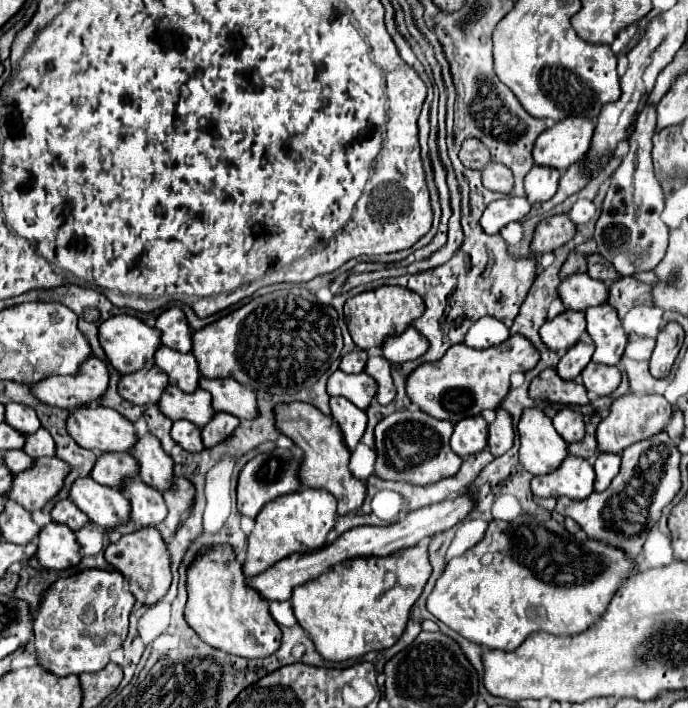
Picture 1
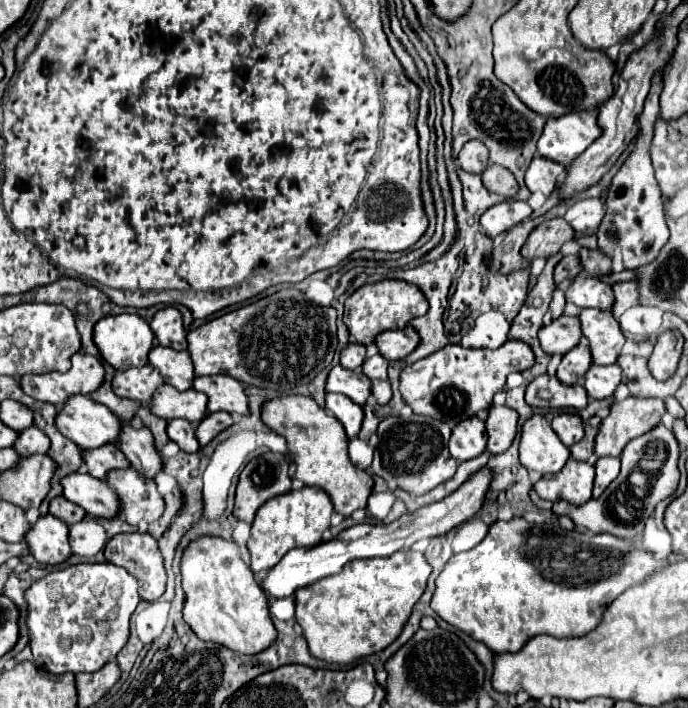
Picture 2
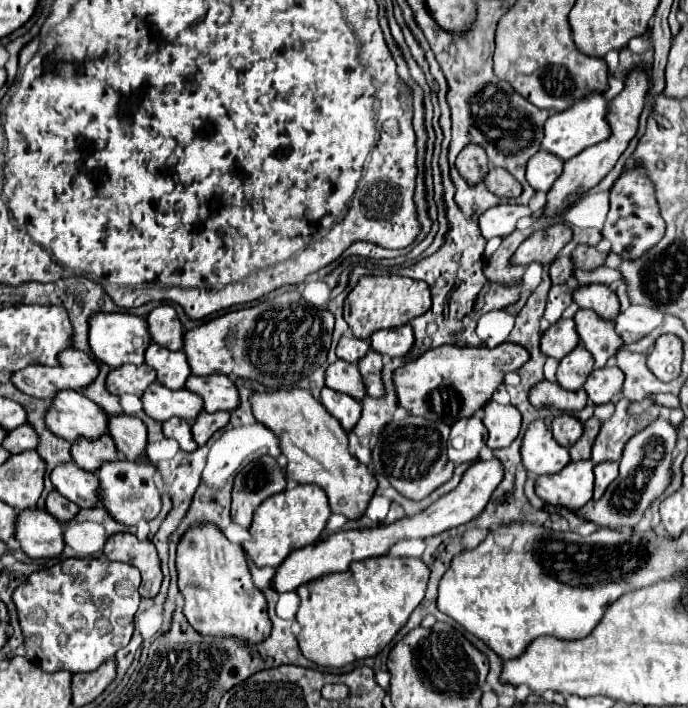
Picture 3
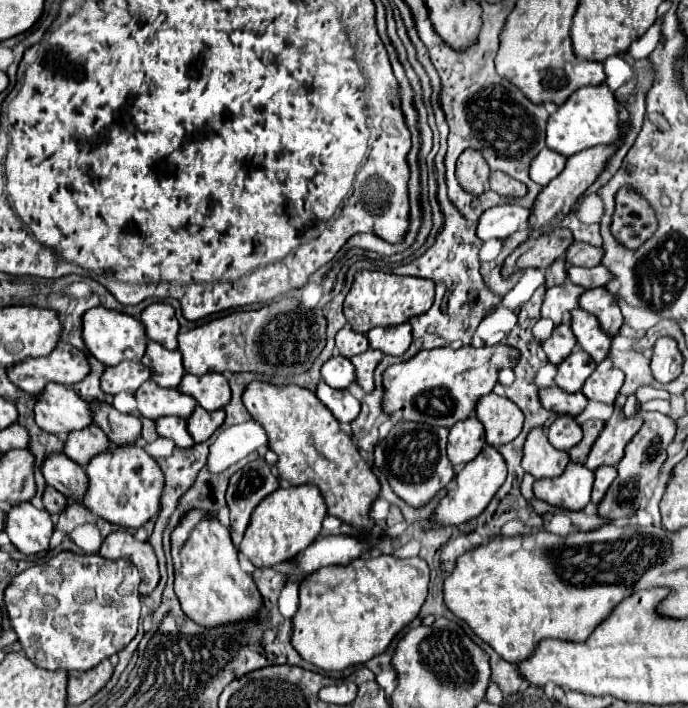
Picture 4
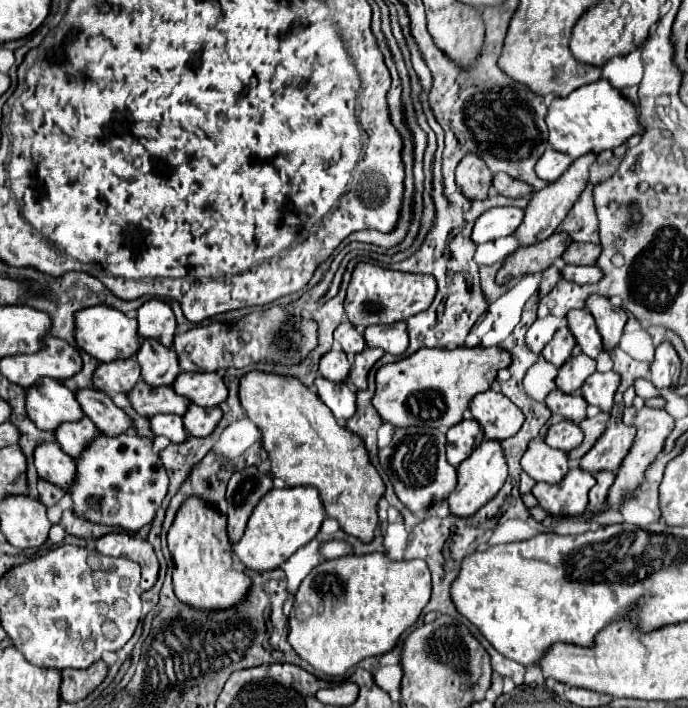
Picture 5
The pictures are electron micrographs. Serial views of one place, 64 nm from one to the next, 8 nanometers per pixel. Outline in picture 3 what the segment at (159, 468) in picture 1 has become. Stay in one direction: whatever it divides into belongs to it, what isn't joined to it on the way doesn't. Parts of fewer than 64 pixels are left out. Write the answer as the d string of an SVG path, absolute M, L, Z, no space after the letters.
M110 416L110 436L116 442L118 452L132 462L138 462L146 456L146 444L148 444L148 430L146 424L136 416Z

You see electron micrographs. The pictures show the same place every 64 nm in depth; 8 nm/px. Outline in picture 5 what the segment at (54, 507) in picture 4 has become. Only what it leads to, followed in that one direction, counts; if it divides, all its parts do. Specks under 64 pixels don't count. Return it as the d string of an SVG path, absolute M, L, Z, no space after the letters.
M42 478L38 480L38 492L40 492L40 502L42 502L46 508L58 504L58 500L64 496L64 490L62 490L62 488L58 488L58 486L42 480Z

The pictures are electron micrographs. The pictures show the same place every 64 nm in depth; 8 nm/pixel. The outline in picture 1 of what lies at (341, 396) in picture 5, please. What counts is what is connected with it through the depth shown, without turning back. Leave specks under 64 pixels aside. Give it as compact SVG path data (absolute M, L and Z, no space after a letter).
M340 396L330 398L330 408L332 408L332 418L340 426L346 448L354 450L356 444L360 442L364 430L366 430L366 424L368 424L366 412L356 408L350 400L340 398Z

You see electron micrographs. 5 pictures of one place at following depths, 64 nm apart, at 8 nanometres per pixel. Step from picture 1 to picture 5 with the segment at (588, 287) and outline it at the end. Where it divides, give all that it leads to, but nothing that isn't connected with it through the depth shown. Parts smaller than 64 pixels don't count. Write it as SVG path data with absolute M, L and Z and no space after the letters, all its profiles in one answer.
M602 296L588 298L586 308L596 318L598 332L604 338L604 350L610 352L622 336L622 330L626 324L626 312L622 308L612 306L612 302L608 298L602 298Z

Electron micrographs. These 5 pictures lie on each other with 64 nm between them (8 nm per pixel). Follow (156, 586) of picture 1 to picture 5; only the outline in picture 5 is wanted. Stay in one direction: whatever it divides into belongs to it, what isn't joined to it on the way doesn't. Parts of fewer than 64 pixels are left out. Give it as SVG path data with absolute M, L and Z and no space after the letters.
M112 532L112 534L106 534L96 540L96 550L104 556L114 556L114 558L122 556L122 558L130 558L132 562L140 564L140 568L142 568L140 588L142 590L150 590L156 584L158 560L156 560L156 554L154 554L150 542L136 538L128 532Z

